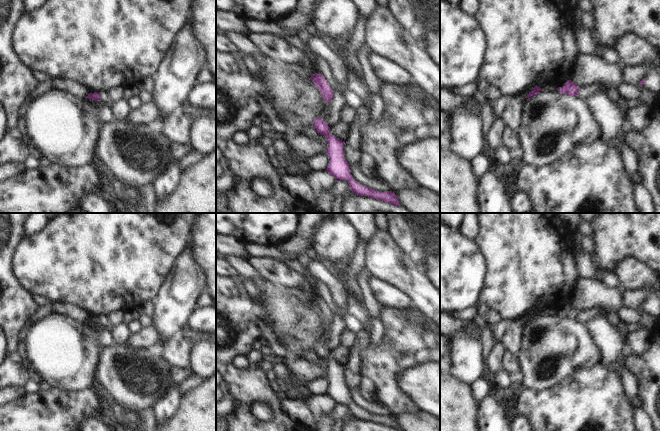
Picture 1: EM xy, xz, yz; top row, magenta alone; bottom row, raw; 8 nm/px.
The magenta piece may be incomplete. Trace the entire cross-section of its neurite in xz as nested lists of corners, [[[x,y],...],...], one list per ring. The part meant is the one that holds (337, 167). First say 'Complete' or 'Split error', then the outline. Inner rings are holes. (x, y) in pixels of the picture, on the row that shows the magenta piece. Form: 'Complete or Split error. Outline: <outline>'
Complete. Outline: [[[316,117],[312,123],[312,126],[318,133],[326,137],[326,154],[329,157],[329,163],[326,168],[328,173],[330,173],[335,179],[347,181],[349,184],[349,189],[359,196],[368,196],[370,198],[375,198],[377,200],[382,200],[384,202],[399,206],[398,198],[391,190],[380,192],[364,186],[354,180],[350,174],[349,164],[345,161],[343,153],[345,142],[330,133],[330,127],[321,117]]]

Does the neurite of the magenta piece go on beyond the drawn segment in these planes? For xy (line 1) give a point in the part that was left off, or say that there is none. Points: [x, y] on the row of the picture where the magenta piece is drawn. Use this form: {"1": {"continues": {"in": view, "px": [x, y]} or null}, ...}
{"1": {"continues": null}}

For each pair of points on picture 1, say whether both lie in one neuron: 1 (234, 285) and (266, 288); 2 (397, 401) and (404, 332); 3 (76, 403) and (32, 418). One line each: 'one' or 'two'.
1: two
2: one
3: one

